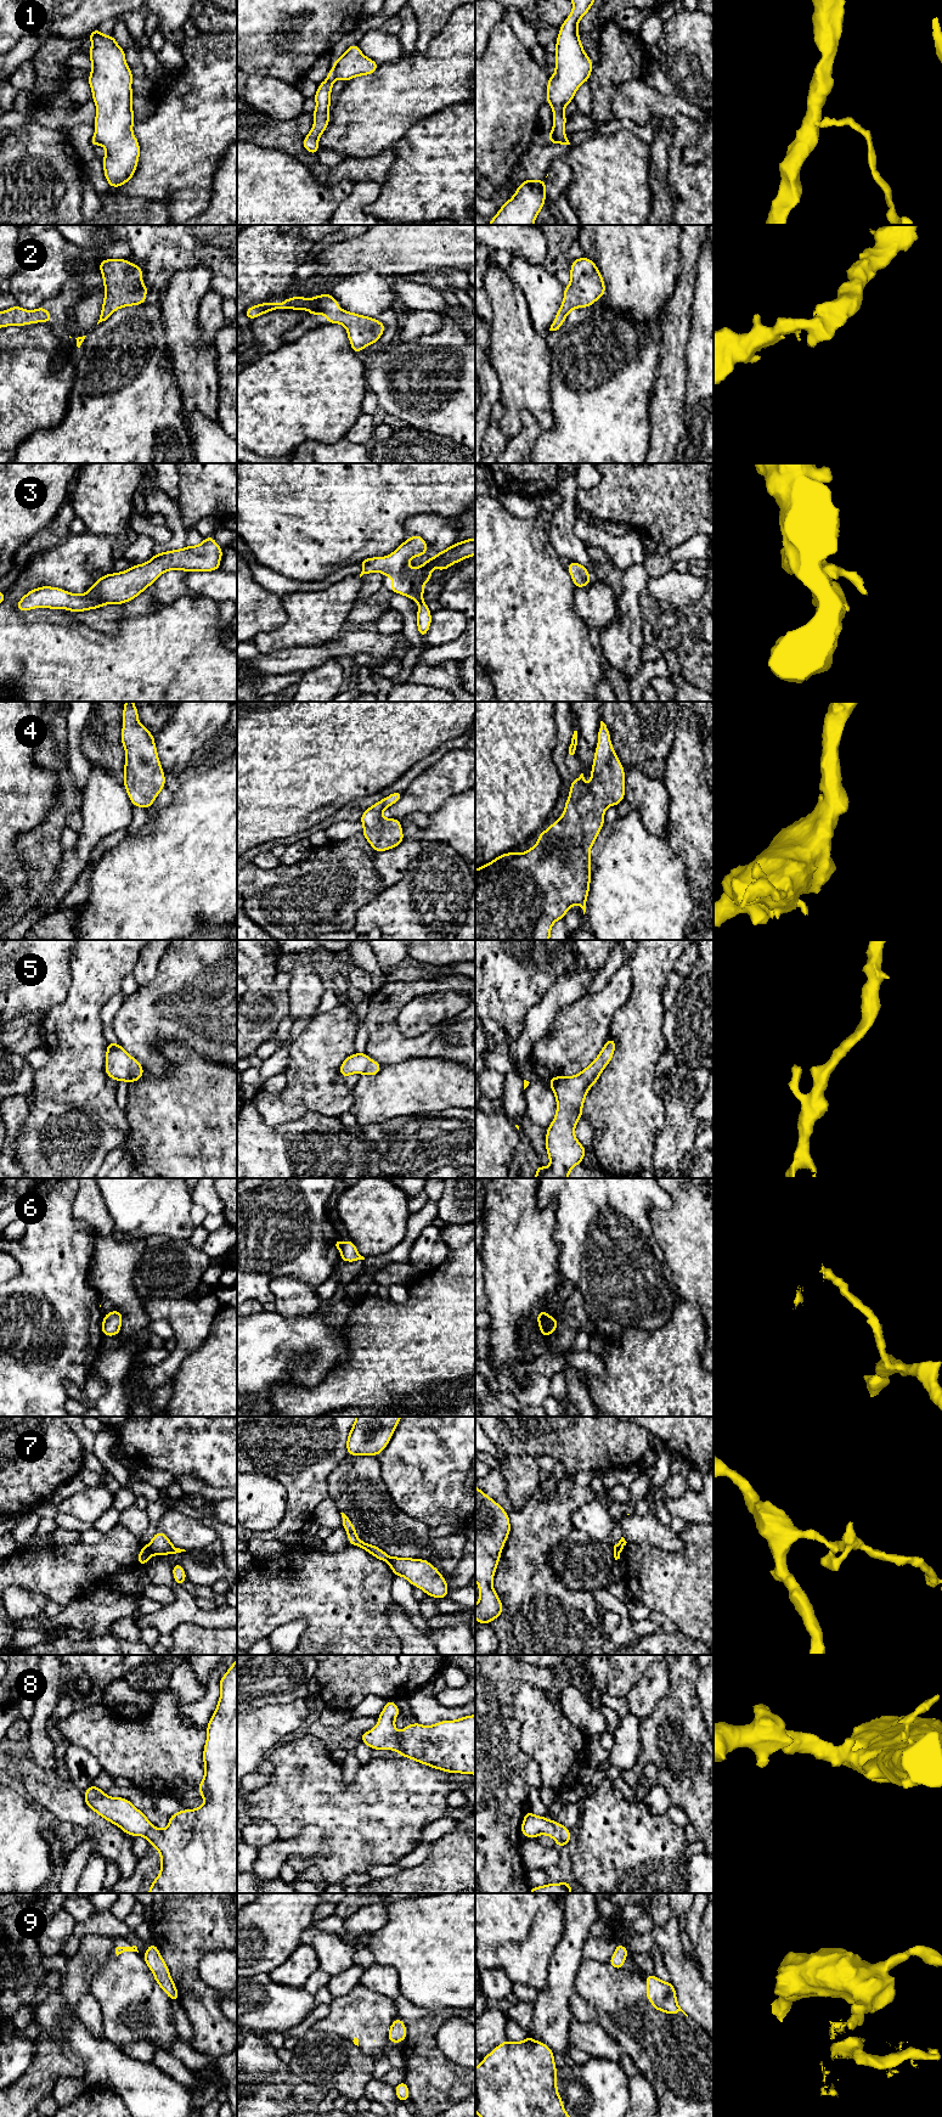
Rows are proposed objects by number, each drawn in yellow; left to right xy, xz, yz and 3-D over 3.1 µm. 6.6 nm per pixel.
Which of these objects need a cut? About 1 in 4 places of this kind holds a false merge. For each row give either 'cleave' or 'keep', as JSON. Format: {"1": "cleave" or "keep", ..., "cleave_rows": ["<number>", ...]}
{"1": "cleave", "2": "keep", "3": "keep", "4": "keep", "5": "keep", "6": "cleave", "7": "cleave", "8": "keep", "9": "cleave", "cleave_rows": ["1", "6", "7", "9"]}

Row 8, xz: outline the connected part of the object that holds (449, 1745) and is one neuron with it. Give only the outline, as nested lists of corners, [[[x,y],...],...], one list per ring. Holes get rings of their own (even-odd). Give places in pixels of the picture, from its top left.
[[[394,1700],[387,1701],[378,1716],[377,1725],[361,1734],[361,1742],[372,1750],[397,1751],[401,1757],[411,1758],[446,1773],[475,1775],[475,1715],[455,1721],[440,1721],[433,1725],[422,1725],[414,1722],[399,1733],[395,1727],[395,1718],[400,1715],[400,1711]]]

